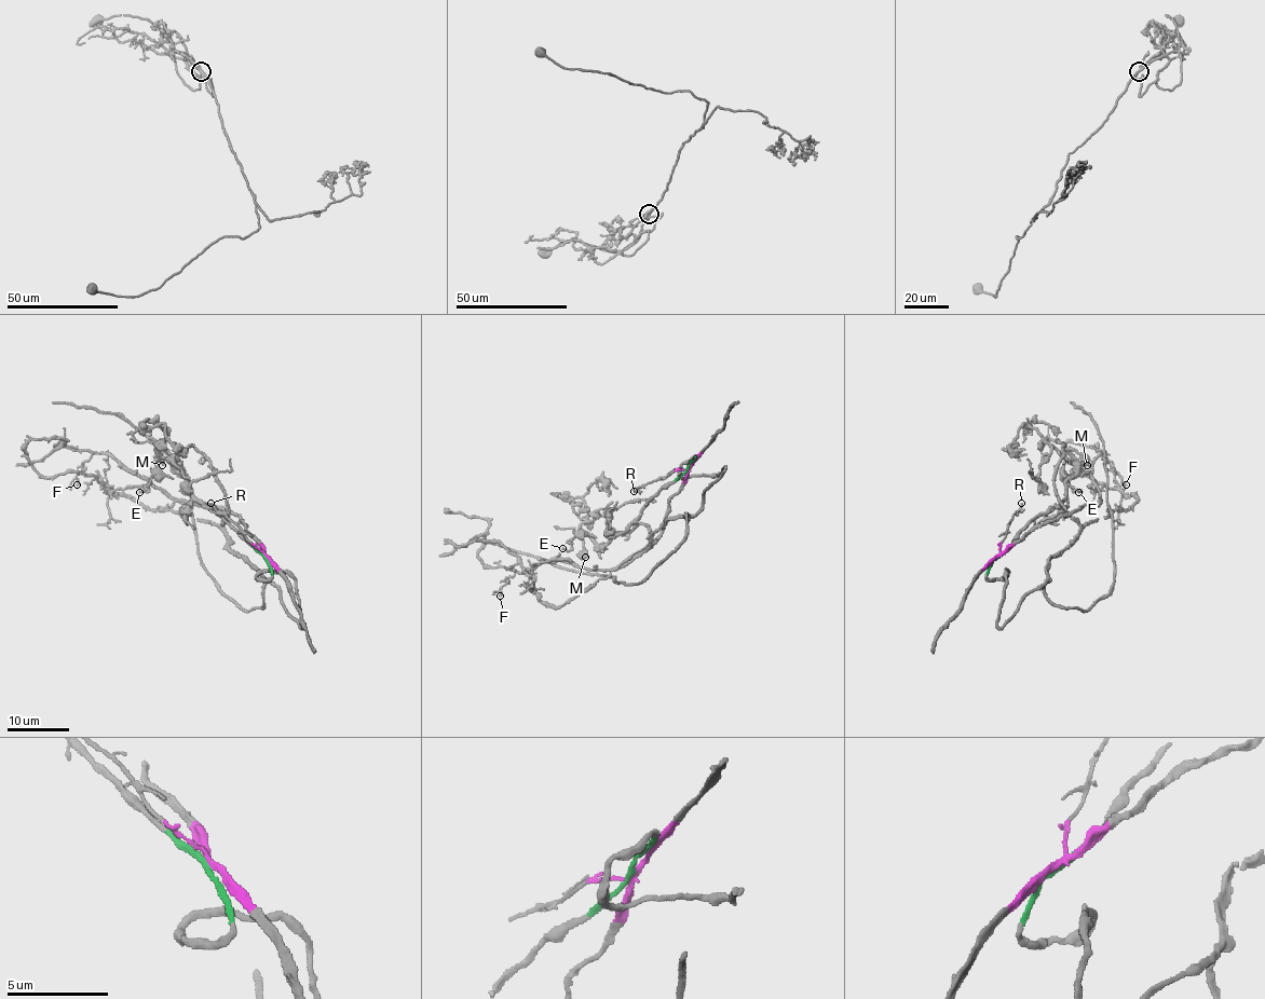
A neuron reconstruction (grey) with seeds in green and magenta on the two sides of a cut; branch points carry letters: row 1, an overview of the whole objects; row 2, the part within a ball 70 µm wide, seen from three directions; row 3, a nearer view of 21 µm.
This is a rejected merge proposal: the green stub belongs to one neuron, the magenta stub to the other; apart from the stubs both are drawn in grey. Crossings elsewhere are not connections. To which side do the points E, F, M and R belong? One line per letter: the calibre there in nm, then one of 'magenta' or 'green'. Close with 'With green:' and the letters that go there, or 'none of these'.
E: 130 nm thick; green
F: 130 nm thick; magenta
M: 440 nm thick; green
R: 110 nm thick; magenta
With green: E, M

